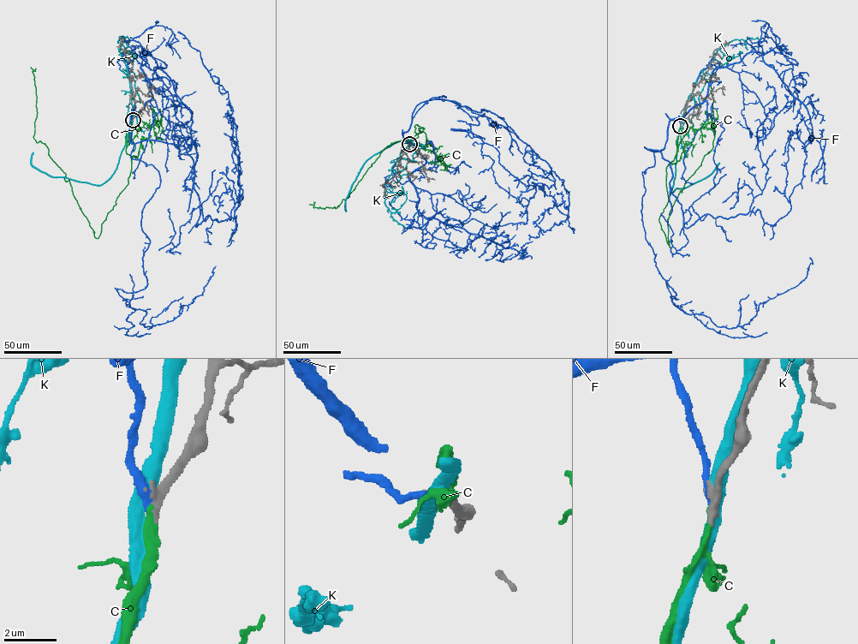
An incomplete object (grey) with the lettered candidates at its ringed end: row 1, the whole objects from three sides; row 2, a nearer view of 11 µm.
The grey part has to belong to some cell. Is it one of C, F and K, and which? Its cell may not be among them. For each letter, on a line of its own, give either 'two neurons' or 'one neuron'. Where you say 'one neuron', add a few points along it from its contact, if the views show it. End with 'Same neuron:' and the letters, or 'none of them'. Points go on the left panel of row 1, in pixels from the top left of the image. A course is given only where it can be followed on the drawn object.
C: one neuron; it runs (133, 120), (128, 183), (96, 238), (65, 173), (33, 139), (35, 68)
F: two neurons
K: two neurons
Same neuron: C

